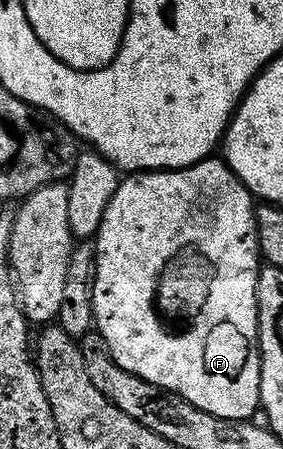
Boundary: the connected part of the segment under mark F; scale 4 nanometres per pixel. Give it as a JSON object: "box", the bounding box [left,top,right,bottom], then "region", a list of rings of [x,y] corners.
{"box":[93,156,261,420],"region":[[[210,156],[196,162],[190,166],[185,166],[182,170],[146,170],[144,172],[133,172],[128,176],[122,177],[118,181],[115,192],[111,196],[111,200],[107,200],[107,208],[103,212],[103,220],[99,224],[95,235],[95,261],[93,264],[93,321],[95,323],[96,333],[103,336],[103,340],[107,344],[107,348],[111,352],[111,356],[115,360],[115,364],[119,364],[119,368],[123,368],[127,372],[131,372],[135,376],[139,376],[145,382],[150,382],[163,390],[169,390],[173,394],[177,394],[183,400],[187,400],[191,404],[195,404],[195,408],[203,408],[203,412],[211,412],[211,416],[219,416],[220,418],[244,418],[246,420],[254,417],[253,413],[258,413],[259,403],[261,401],[261,393],[259,392],[259,384],[261,383],[261,347],[259,345],[259,335],[257,333],[257,276],[259,273],[259,251],[257,248],[257,220],[255,217],[255,199],[249,193],[239,180],[239,176],[235,176],[235,172],[220,157]]]}

